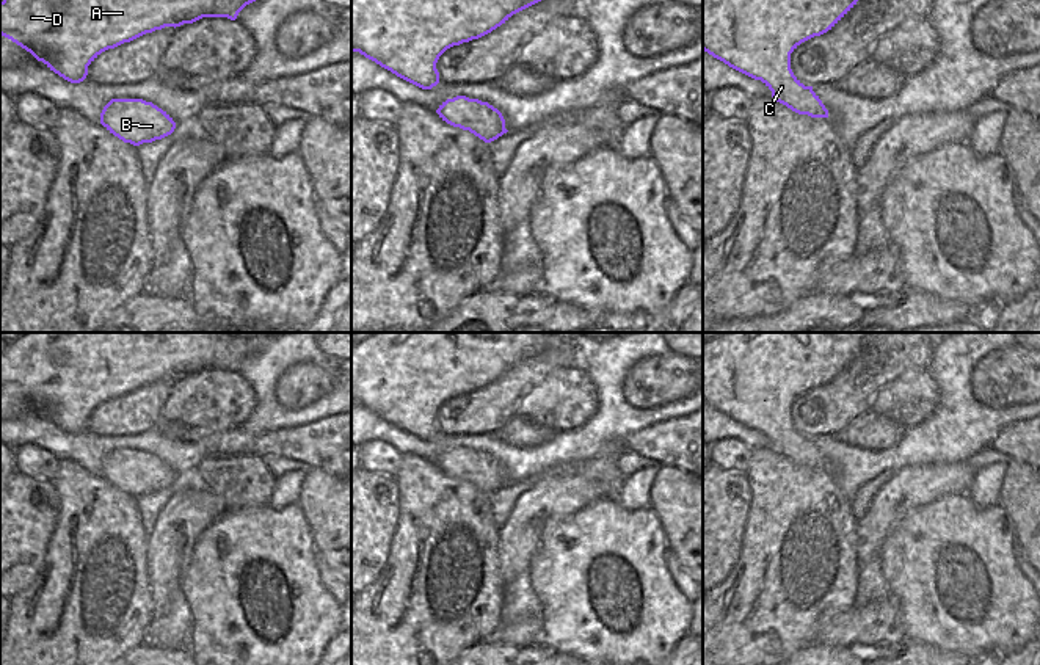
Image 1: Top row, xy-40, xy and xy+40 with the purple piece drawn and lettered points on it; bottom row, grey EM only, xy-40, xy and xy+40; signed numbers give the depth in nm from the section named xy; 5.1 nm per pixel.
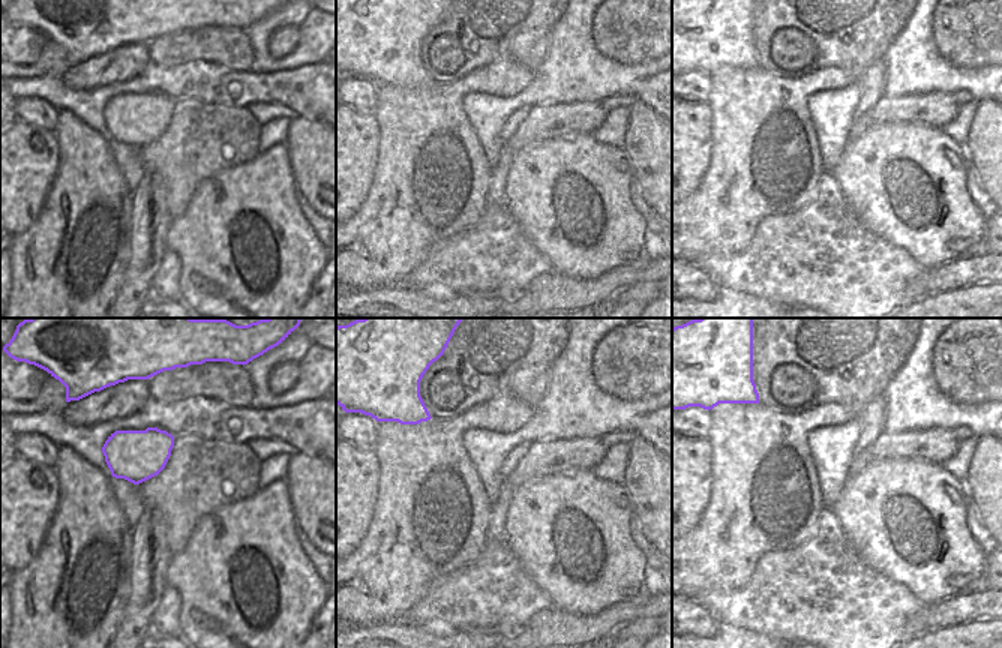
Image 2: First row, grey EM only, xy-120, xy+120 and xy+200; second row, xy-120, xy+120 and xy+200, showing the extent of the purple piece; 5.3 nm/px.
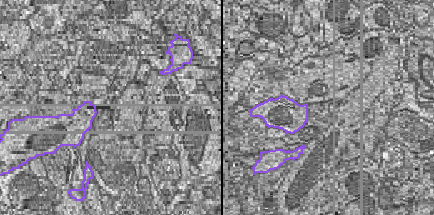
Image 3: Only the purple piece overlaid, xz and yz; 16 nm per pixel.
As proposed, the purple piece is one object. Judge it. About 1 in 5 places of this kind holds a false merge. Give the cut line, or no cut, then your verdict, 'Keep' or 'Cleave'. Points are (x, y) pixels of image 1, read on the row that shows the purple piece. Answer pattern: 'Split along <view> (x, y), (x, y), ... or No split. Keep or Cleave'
No split. Keep

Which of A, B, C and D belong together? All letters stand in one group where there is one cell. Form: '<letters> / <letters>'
A B C D

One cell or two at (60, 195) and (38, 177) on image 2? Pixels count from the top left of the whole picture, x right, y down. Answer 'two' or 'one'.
two

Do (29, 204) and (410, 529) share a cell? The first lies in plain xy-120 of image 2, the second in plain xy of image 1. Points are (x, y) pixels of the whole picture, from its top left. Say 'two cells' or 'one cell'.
two cells

